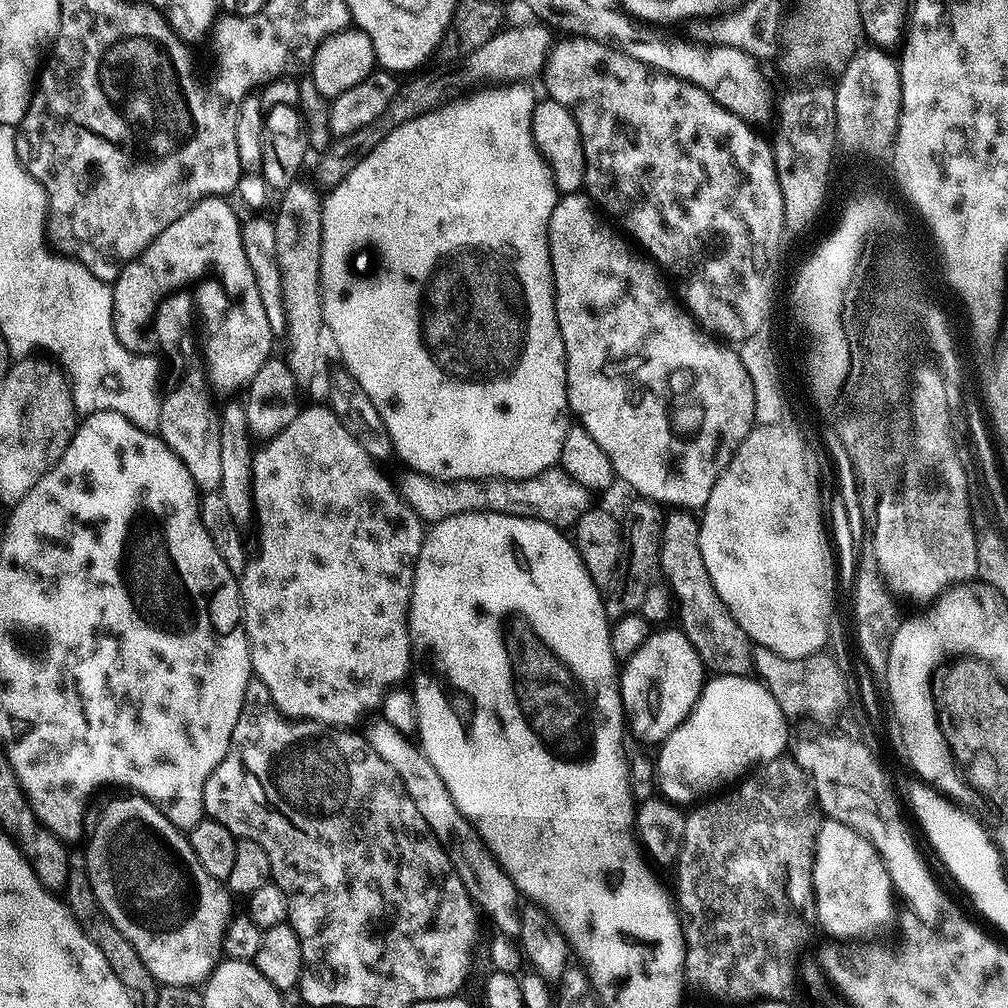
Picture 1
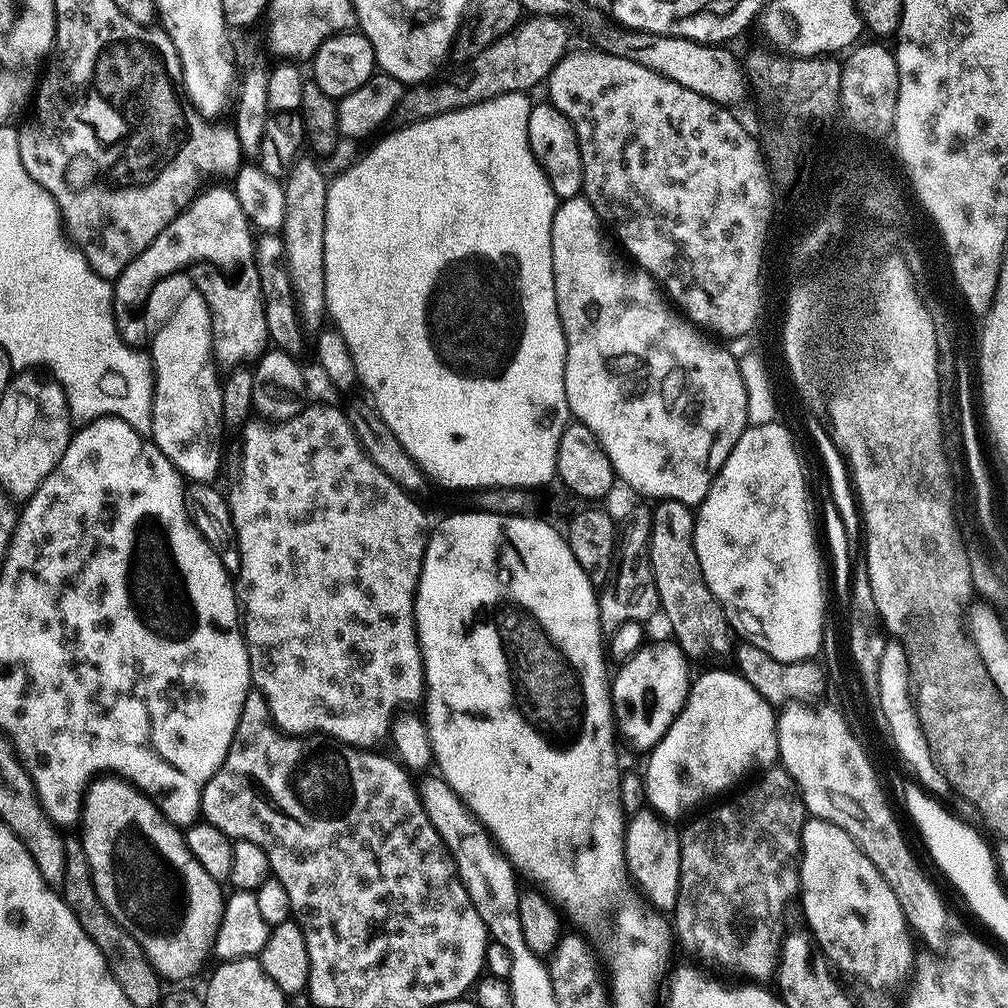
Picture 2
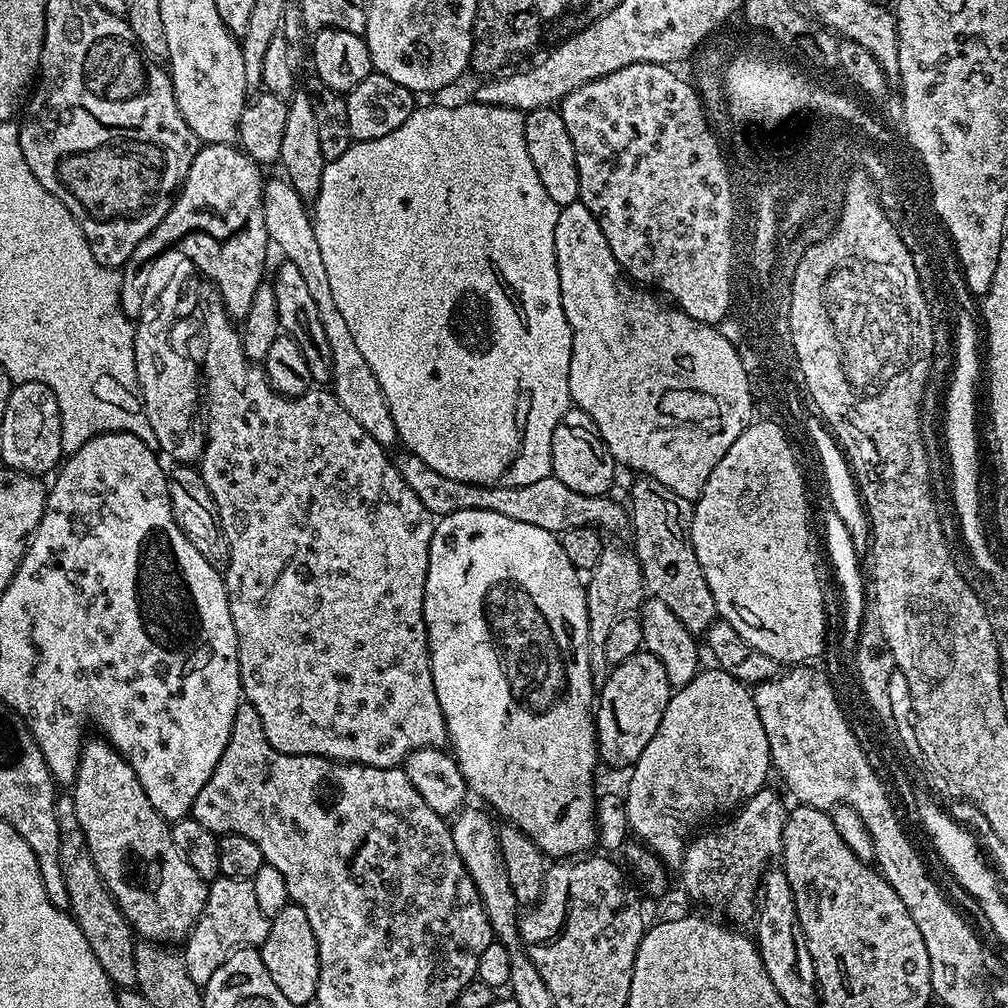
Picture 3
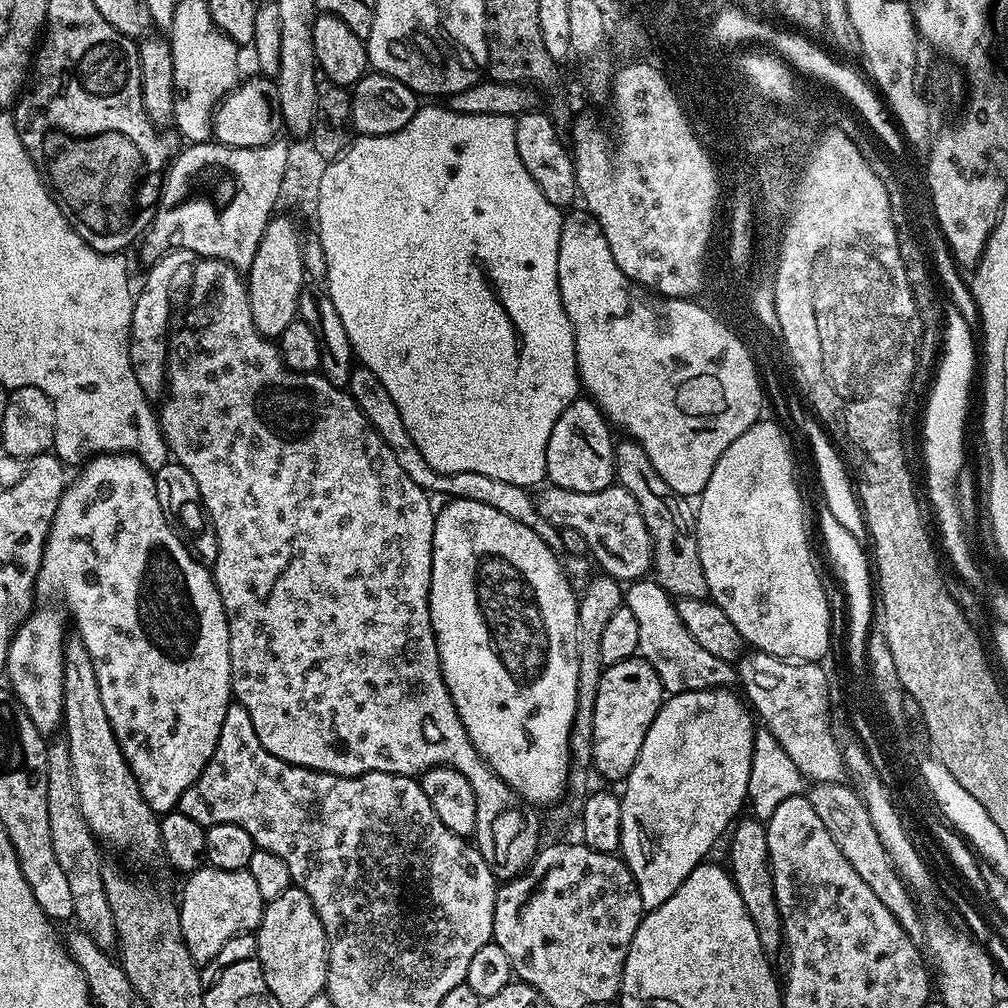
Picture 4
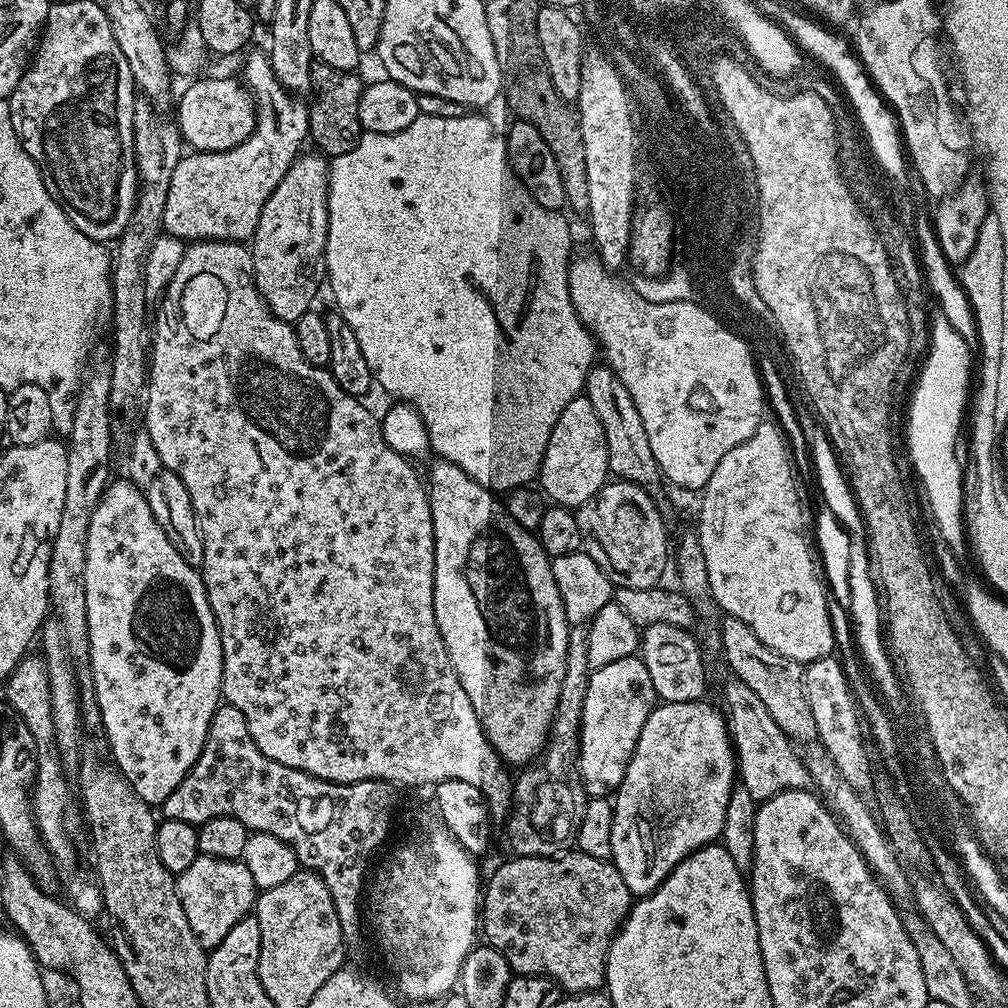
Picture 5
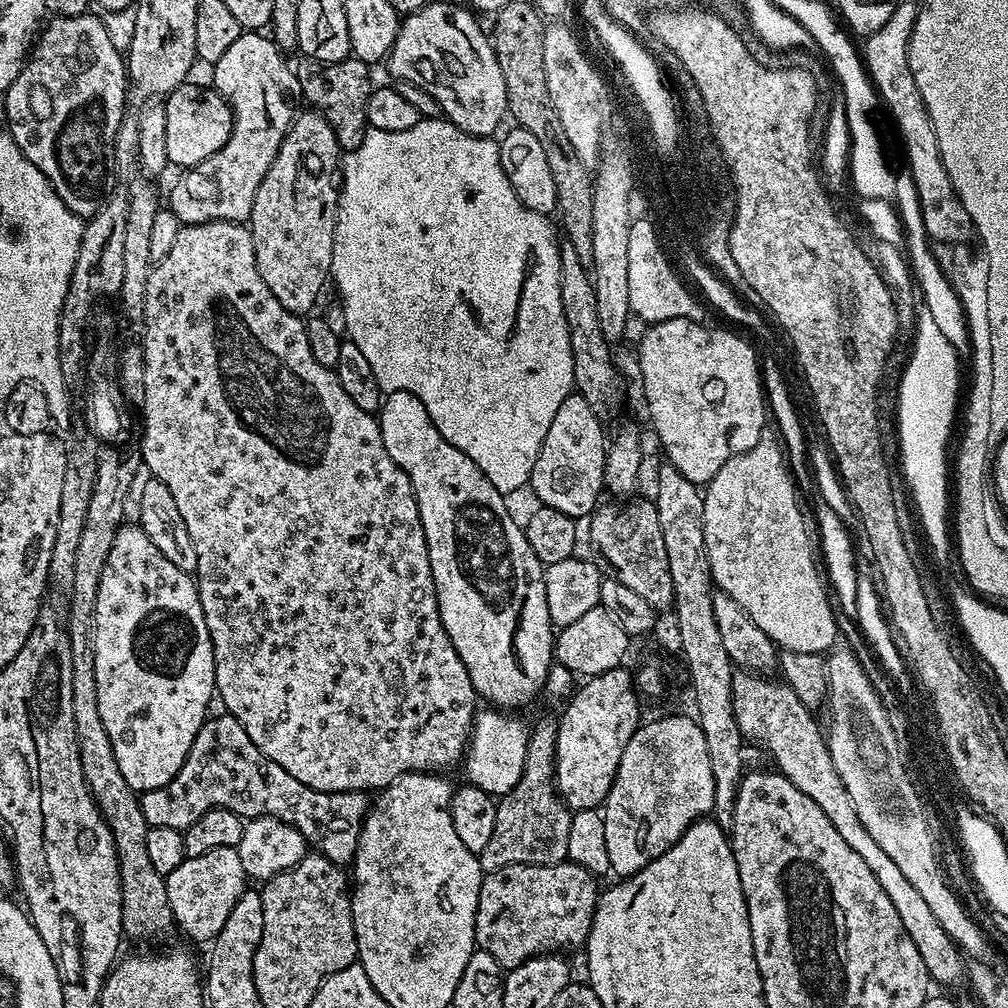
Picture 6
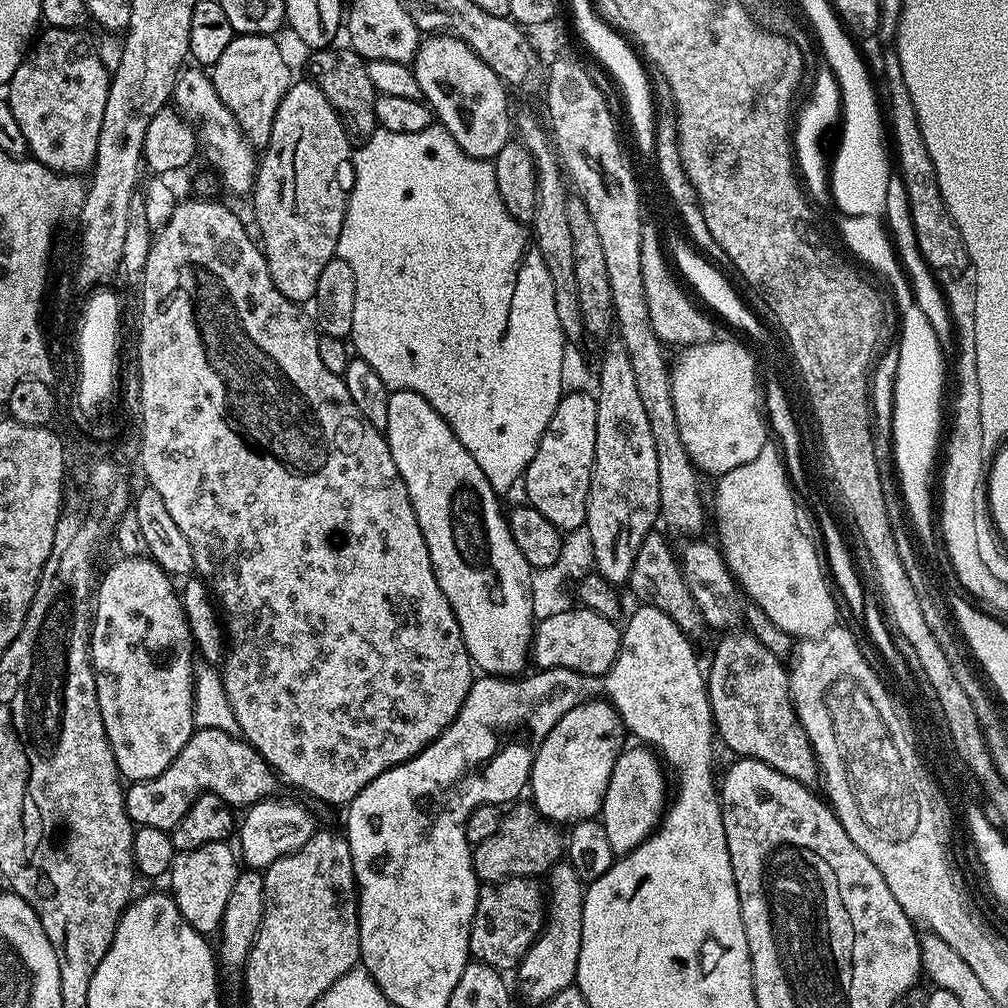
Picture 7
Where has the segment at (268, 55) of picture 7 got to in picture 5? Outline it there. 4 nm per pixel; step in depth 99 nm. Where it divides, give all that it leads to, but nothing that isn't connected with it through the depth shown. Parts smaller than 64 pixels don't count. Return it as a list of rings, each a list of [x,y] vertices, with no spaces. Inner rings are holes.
[[[249,51],[243,57],[244,76],[242,83],[252,94],[256,102],[256,125],[254,130],[241,144],[230,150],[221,152],[197,152],[192,156],[185,155],[170,178],[170,194],[166,194],[166,214],[164,215],[163,231],[170,236],[177,236],[185,242],[202,240],[234,240],[237,242],[251,241],[256,233],[258,218],[262,214],[262,206],[266,206],[266,198],[274,194],[278,182],[290,170],[290,166],[301,155],[300,148],[309,139],[308,106],[299,95],[287,92],[276,81],[274,70],[270,66],[267,55],[263,51]]]

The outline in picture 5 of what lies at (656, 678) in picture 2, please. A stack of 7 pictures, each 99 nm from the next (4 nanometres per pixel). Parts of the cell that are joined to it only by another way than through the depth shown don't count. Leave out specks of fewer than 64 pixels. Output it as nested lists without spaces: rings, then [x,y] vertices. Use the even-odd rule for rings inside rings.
[[[639,655],[618,658],[618,662],[610,662],[606,666],[589,671],[586,703],[582,705],[579,762],[580,780],[584,783],[584,790],[589,797],[608,798],[620,787],[630,758],[638,746],[638,734],[642,734],[642,726],[646,726],[646,718],[650,718],[657,703],[654,682],[650,682],[650,670],[646,670],[646,662],[641,660]]]

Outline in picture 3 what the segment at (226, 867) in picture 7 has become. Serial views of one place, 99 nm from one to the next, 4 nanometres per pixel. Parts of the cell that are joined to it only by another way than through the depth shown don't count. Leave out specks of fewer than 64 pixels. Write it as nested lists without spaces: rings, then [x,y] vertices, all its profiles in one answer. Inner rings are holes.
[[[217,876],[208,884],[206,906],[202,906],[202,914],[196,925],[183,941],[182,955],[186,974],[190,974],[190,982],[203,985],[210,982],[214,970],[230,958],[240,948],[259,949],[266,942],[266,934],[270,934],[272,921],[258,907],[258,898],[254,894],[254,886],[250,880]]]

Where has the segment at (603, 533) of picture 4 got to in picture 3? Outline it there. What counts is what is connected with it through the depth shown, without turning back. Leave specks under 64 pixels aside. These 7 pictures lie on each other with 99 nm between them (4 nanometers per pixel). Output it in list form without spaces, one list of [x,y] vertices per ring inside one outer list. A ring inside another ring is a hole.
[[[400,450],[400,453],[394,456],[394,463],[406,486],[410,486],[414,494],[418,494],[418,502],[422,502],[422,506],[426,506],[426,510],[434,518],[458,514],[458,510],[494,510],[494,514],[506,514],[506,518],[514,518],[514,522],[542,526],[542,530],[557,534],[571,528],[603,529],[605,533],[620,532],[623,528],[625,531],[630,524],[629,509],[612,500],[611,495],[578,494],[578,490],[570,490],[566,482],[554,475],[538,482],[530,482],[530,486],[510,486],[503,482],[489,486],[446,478],[446,474],[438,474],[434,466],[426,466],[422,458],[407,450]]]

